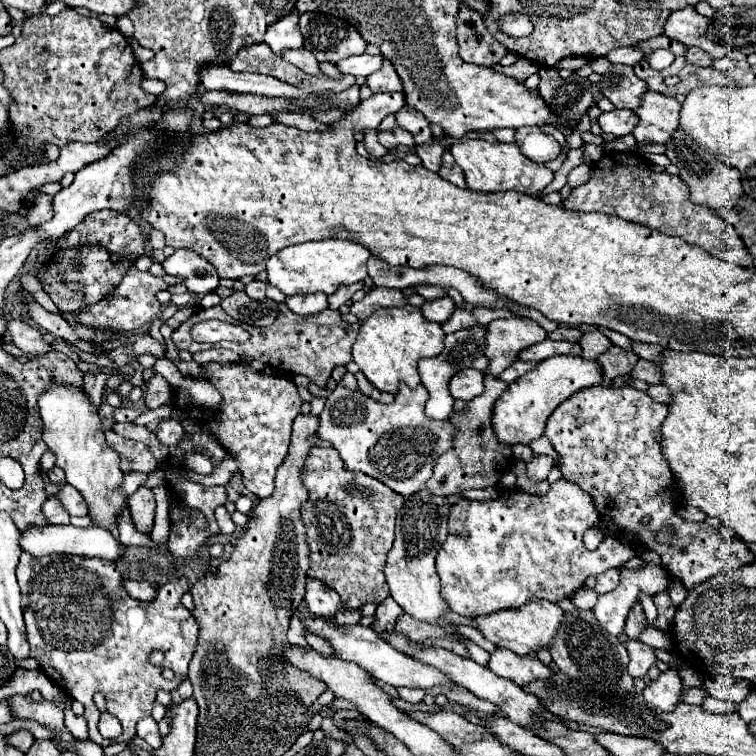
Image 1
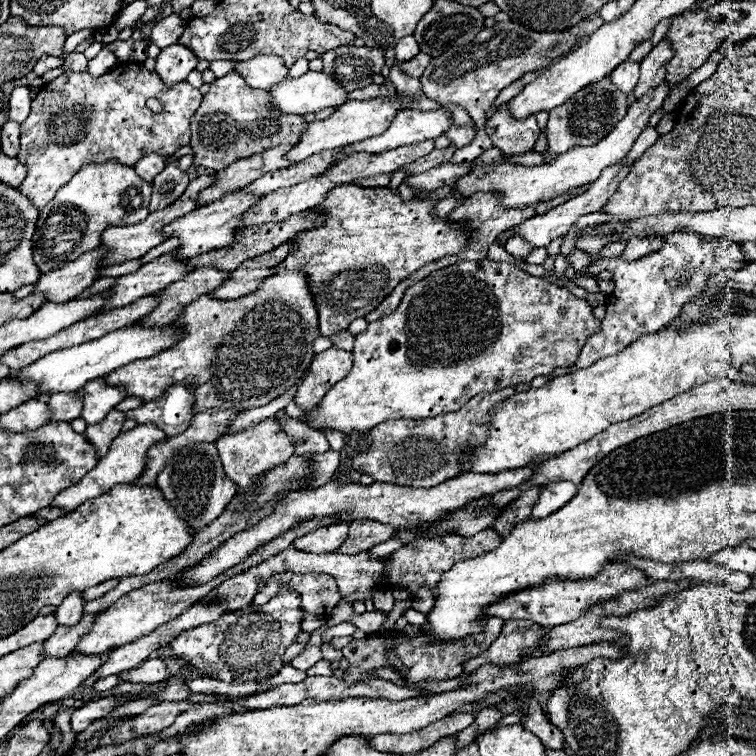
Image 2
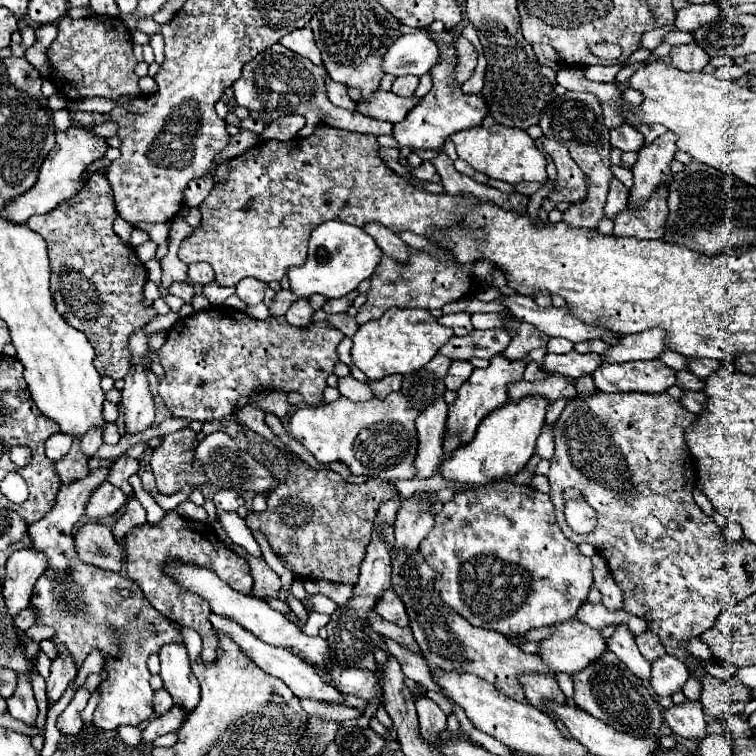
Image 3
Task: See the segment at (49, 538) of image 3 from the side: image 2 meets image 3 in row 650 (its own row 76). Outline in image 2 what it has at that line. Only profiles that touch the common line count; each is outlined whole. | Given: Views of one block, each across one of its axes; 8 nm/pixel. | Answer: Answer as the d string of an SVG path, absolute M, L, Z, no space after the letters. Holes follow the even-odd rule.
M122 62L98 78L92 78L88 72L70 72L58 76L38 92L32 102L30 116L22 122L18 160L26 166L28 174L18 186L20 194L28 196L32 204L42 210L58 192L58 188L88 164L118 160L124 166L134 166L146 154L174 154L178 148L190 142L190 118L200 106L200 100L202 94L198 88L192 88L188 82L180 82L174 88L168 88L162 84L158 74L146 70L140 62ZM148 98L158 98L164 104L164 110L160 114L152 114L146 108Z

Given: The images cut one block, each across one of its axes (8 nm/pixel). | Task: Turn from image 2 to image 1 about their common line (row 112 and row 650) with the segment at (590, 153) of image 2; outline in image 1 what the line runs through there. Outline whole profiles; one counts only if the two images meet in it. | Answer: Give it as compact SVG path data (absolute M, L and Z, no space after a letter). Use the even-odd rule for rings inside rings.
M628 640L626 644L626 650L628 650L628 674L632 678L642 678L646 676L646 672L650 670L650 666L654 666L656 662L656 656L654 656L654 648L642 644L640 640Z

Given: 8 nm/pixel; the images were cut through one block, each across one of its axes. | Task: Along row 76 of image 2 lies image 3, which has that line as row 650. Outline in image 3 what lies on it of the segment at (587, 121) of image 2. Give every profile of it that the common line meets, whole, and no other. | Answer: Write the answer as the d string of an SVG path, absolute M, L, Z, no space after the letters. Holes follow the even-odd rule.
M606 650L600 658L590 662L584 670L572 674L572 682L574 702L582 710L588 710L592 716L600 718L602 722L612 724L616 730L634 738L650 738L658 732L662 724L660 706L656 704L644 682L636 678L610 650Z

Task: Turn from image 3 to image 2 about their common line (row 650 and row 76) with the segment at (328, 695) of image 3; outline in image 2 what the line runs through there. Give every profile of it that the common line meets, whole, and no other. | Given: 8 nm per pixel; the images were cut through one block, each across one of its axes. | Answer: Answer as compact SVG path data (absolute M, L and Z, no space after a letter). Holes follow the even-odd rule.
M260 54L252 60L238 62L236 72L244 76L244 80L256 90L272 90L278 82L288 78L288 66L278 56Z

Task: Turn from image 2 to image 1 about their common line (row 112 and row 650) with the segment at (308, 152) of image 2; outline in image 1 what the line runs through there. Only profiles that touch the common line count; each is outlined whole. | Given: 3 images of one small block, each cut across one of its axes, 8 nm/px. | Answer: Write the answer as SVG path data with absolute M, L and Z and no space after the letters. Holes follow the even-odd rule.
M306 618L302 620L306 634L314 634L324 638L332 648L334 654L346 662L352 662L366 670L372 678L378 678L386 684L392 684L396 688L406 686L406 688L432 688L436 684L452 684L448 678L444 678L438 670L432 670L430 666L424 666L422 662L416 662L414 658L408 658L406 654L400 654L392 646L388 646L372 628L364 628L360 624L356 626L338 626L334 620L328 618Z

